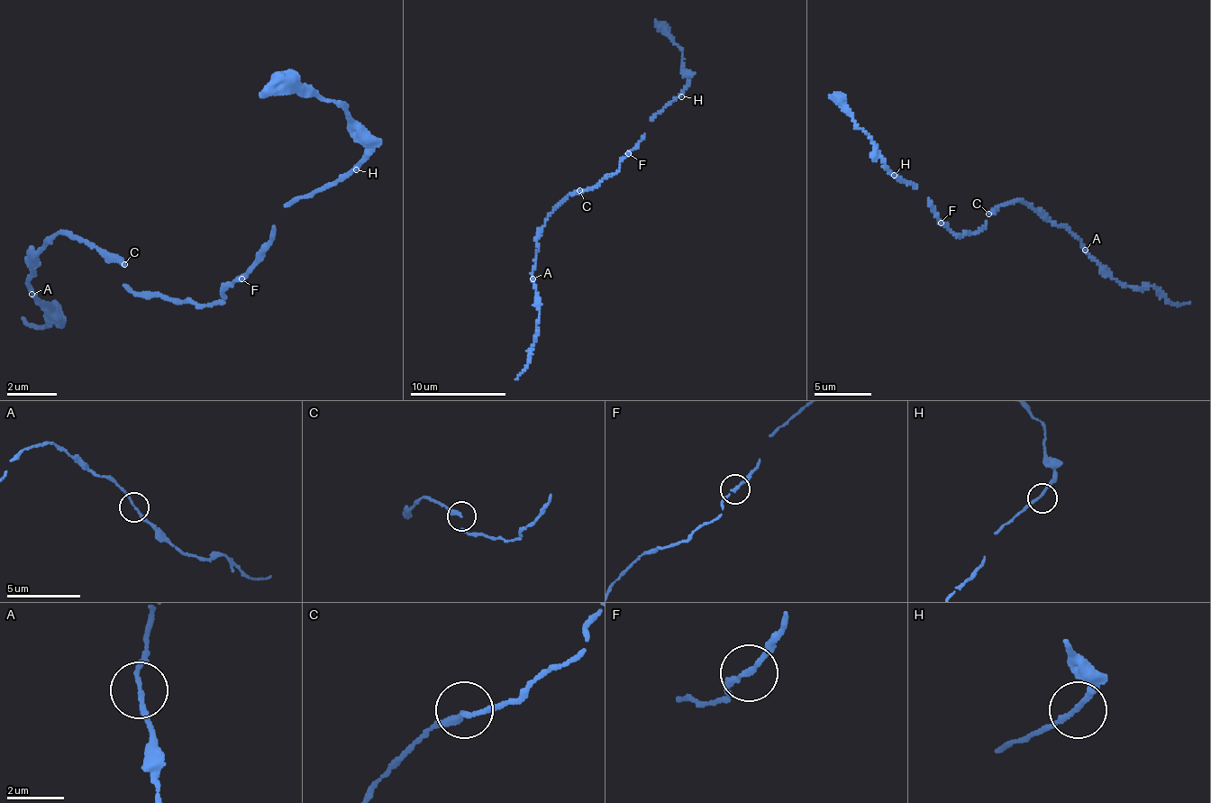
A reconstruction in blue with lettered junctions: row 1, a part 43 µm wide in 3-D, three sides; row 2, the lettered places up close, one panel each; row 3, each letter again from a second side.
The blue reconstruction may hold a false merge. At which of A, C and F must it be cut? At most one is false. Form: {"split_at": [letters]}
{"split_at": []}

